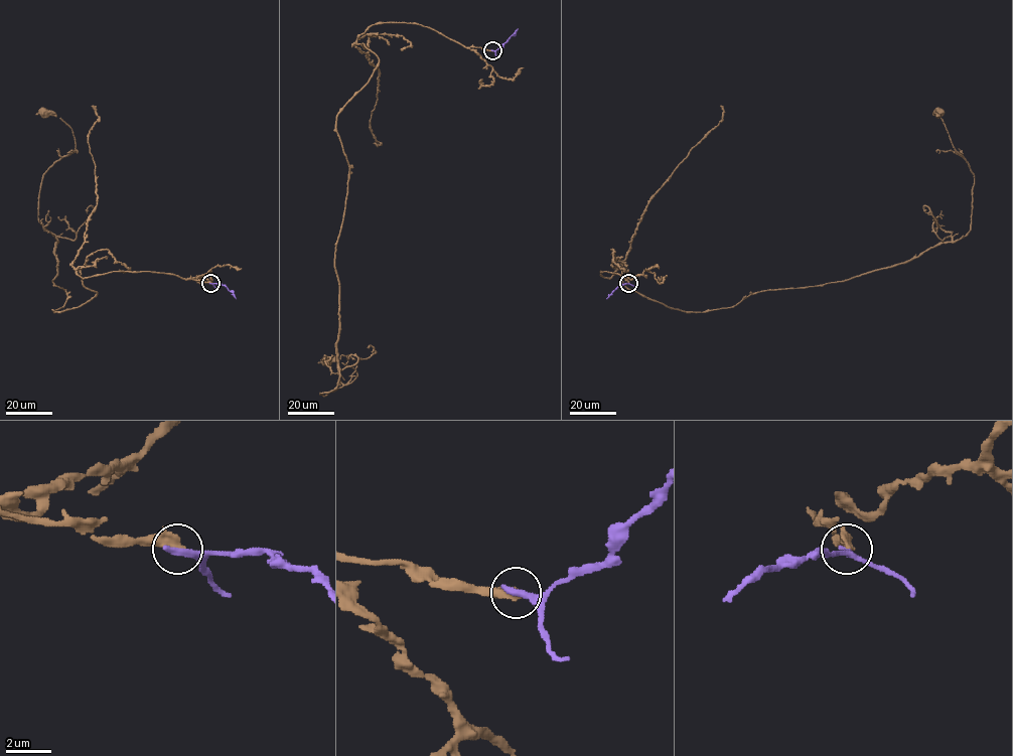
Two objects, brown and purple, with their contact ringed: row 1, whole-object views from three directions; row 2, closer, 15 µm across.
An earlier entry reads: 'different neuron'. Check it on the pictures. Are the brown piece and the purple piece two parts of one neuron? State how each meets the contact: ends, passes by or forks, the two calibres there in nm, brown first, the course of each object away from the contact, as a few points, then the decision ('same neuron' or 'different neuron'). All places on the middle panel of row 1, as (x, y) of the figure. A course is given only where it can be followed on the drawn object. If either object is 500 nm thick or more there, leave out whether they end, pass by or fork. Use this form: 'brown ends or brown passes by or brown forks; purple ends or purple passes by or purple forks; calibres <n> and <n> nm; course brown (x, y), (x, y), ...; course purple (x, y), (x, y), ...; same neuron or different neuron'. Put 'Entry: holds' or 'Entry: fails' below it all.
brown ends; purple ends; calibres 440 and 340 nm; course brown (492, 50), (412, 23), (356, 39), (378, 64), (336, 122), (339, 378), (320, 393), (356, 376), (325, 359); course purple (492, 50), (499, 48), (518, 28); different neuron
Entry: holds

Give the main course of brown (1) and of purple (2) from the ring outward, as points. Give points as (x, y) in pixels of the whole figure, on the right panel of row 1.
1: (628, 283), (708, 311), (956, 242), (974, 173), (937, 114)
2: (628, 283), (620, 285), (606, 299)

